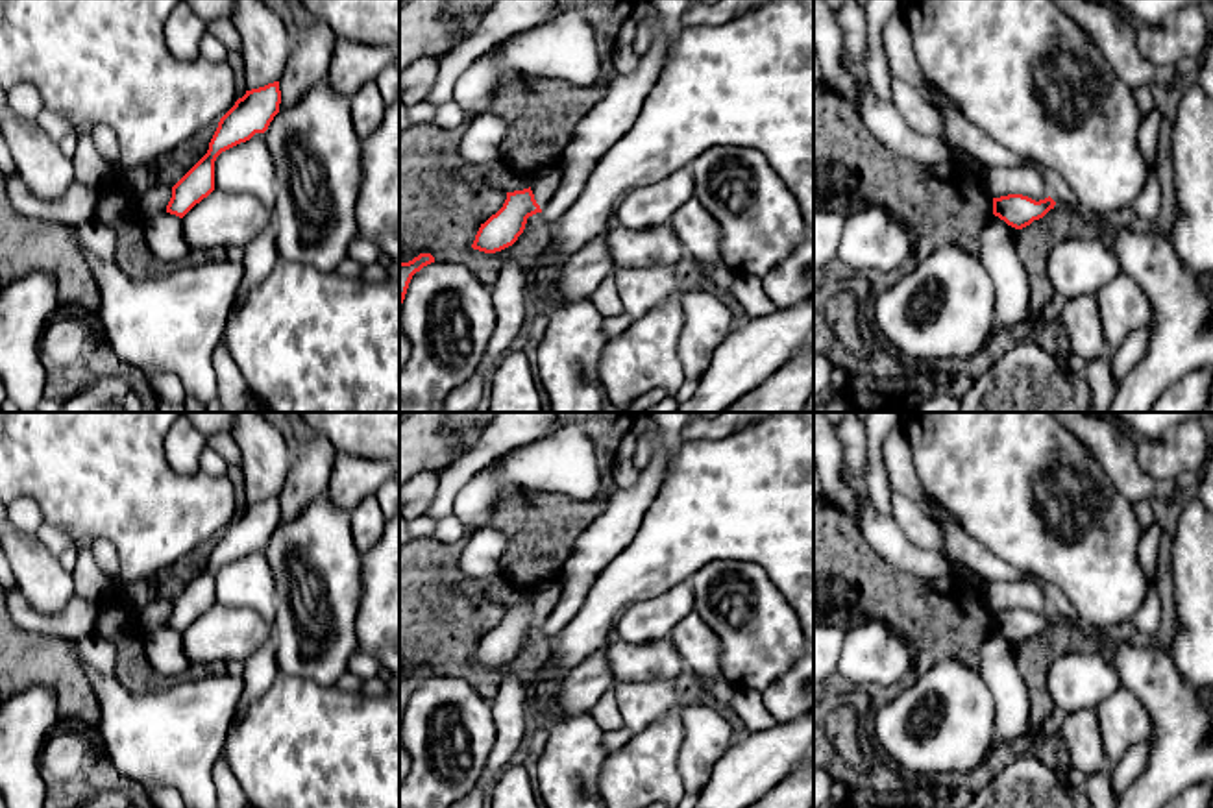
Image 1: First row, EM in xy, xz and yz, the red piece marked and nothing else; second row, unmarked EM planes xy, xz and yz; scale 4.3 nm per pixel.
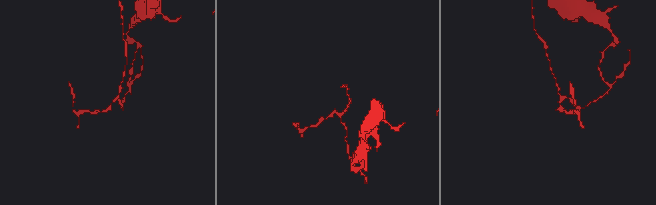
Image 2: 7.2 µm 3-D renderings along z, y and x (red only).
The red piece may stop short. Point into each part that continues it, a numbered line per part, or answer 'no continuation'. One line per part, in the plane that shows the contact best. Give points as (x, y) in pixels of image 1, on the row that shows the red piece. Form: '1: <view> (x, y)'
no continuation

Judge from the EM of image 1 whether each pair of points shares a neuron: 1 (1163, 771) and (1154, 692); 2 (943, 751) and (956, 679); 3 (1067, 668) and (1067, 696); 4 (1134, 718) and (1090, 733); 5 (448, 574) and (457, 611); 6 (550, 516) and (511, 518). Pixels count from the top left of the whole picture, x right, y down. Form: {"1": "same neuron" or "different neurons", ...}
{"1": "same neuron", "2": "same neuron", "3": "same neuron", "4": "same neuron", "5": "same neuron", "6": "same neuron"}

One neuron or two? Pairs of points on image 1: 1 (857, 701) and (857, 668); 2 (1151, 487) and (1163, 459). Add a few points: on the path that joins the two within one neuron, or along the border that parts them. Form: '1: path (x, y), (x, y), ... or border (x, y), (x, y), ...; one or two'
1: border (899, 679), (890, 685), (849, 685), (845, 688); two
2: border (1134, 440), (1138, 465), (1152, 477), (1173, 483); two

